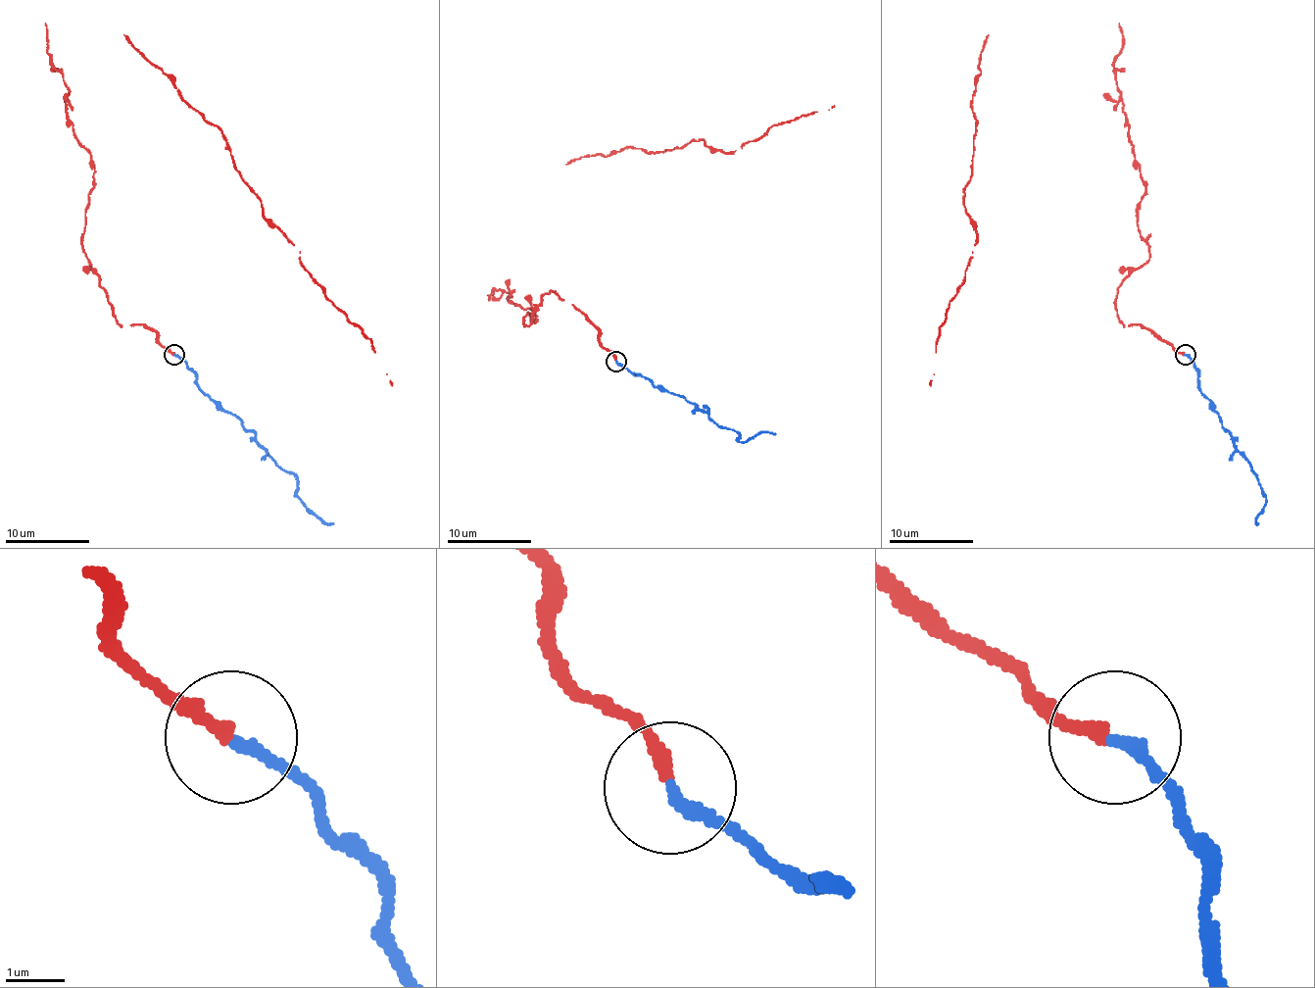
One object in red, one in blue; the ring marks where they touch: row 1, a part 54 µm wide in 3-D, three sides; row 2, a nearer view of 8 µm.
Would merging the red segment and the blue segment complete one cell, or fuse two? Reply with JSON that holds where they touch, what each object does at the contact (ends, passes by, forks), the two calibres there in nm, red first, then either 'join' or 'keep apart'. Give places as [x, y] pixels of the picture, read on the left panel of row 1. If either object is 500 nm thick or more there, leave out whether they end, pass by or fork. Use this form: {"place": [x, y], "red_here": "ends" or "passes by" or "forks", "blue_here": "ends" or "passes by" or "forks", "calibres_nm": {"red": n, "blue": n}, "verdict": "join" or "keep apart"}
{"place": [174, 354], "red_here": "ends", "blue_here": "ends", "calibres_nm": {"red": 200, "blue": 220}, "verdict": "join"}

